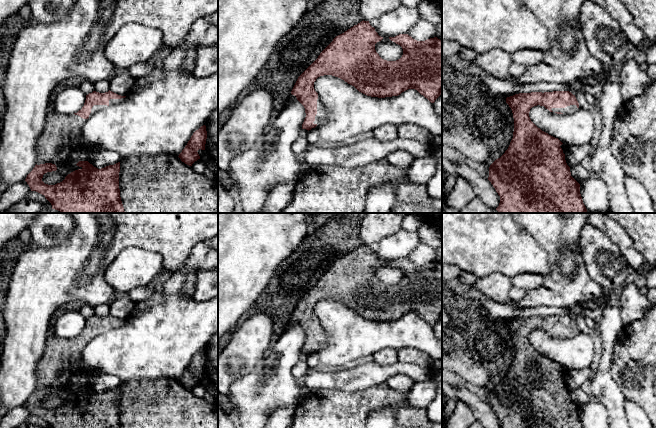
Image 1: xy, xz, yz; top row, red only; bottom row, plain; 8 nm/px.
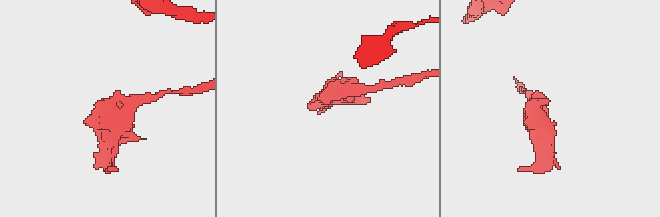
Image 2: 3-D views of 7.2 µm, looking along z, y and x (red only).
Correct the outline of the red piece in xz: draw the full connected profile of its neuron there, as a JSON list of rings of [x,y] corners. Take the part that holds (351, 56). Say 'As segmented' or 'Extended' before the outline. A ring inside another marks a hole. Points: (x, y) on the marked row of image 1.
Extended. [[[361,21],[344,33],[336,36],[333,41],[320,53],[318,58],[298,77],[291,95],[286,105],[294,100],[298,100],[305,108],[306,117],[302,124],[302,129],[311,130],[318,124],[322,124],[329,116],[318,93],[314,89],[314,82],[320,76],[332,75],[338,77],[348,84],[354,86],[359,92],[378,98],[398,96],[408,89],[415,89],[431,103],[442,94],[442,40],[437,37],[425,41],[417,41],[408,34],[399,34],[389,39],[400,45],[403,49],[403,55],[396,61],[387,61],[382,59],[375,50],[375,44],[381,41],[383,37],[379,36],[369,21]]]

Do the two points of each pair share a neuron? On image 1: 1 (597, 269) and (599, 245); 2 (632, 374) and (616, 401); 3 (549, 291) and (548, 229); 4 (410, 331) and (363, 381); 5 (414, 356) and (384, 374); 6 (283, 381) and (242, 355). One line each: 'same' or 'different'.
1: same
2: different
3: same
4: different
5: different
6: different

